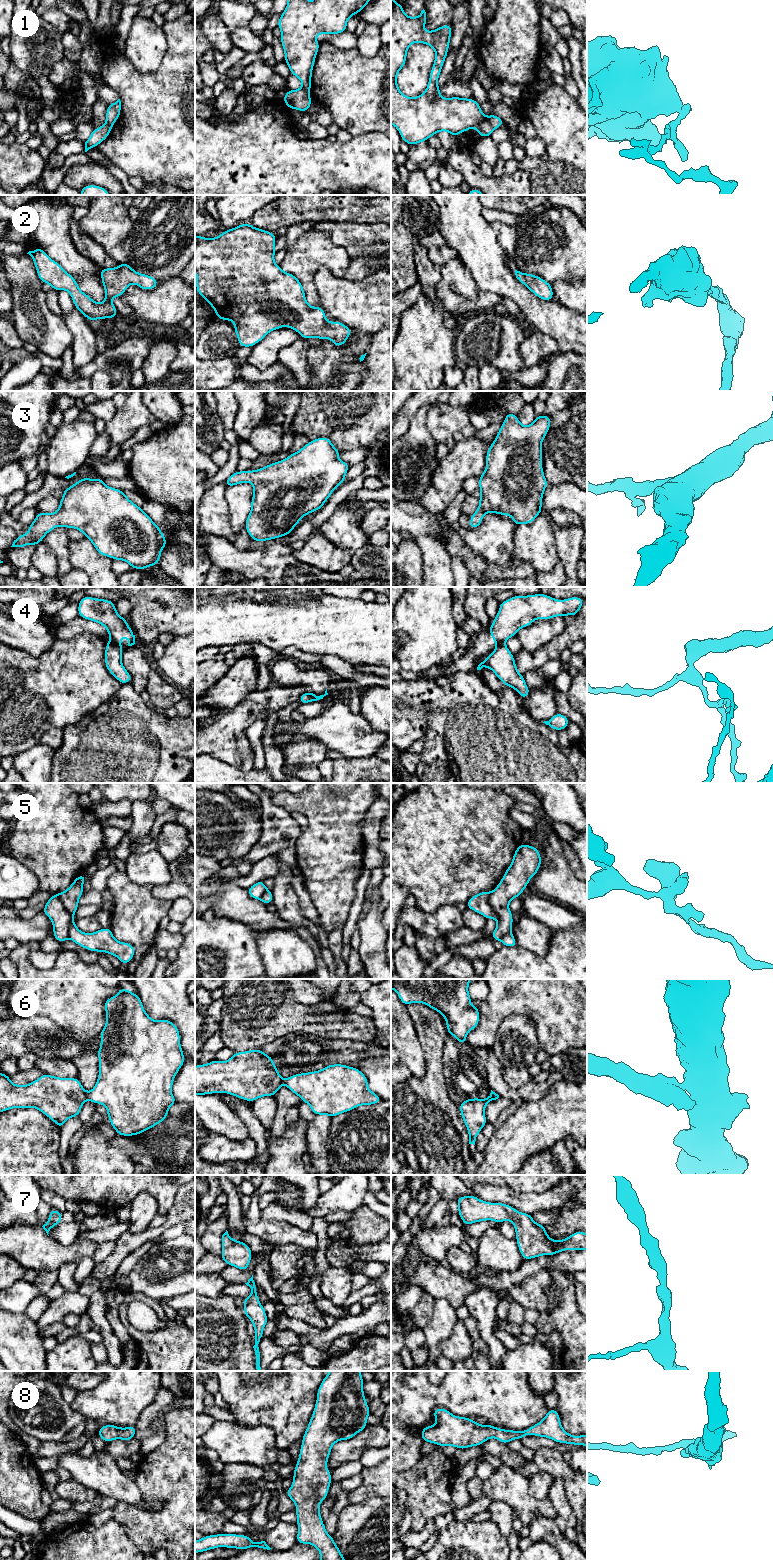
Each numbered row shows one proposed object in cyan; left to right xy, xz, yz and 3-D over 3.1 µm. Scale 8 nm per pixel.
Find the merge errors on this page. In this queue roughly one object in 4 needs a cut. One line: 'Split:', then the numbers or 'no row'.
Split: 1, 4, 5, 6

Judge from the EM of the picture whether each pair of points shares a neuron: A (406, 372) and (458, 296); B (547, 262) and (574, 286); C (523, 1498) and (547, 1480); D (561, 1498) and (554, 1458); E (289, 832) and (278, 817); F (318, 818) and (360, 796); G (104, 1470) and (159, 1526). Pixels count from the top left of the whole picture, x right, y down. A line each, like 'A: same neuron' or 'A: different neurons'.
A: same neuron
B: different neurons
C: different neurons
D: different neurons
E: same neuron
F: same neuron
G: different neurons

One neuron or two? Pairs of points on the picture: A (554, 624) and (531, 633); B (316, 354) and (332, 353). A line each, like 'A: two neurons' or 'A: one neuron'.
A: one neuron
B: one neuron

